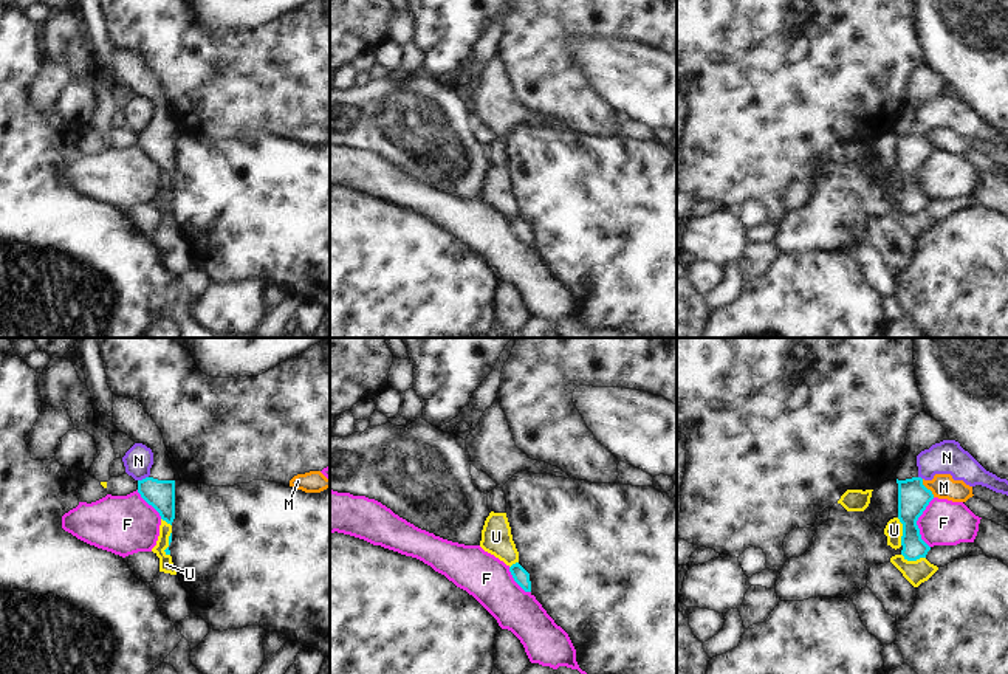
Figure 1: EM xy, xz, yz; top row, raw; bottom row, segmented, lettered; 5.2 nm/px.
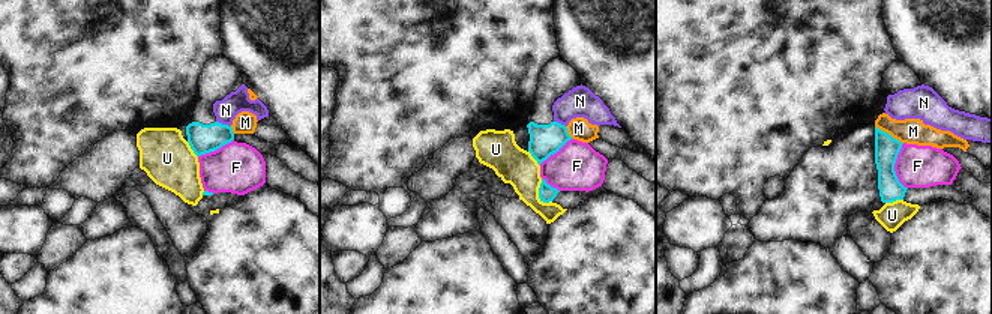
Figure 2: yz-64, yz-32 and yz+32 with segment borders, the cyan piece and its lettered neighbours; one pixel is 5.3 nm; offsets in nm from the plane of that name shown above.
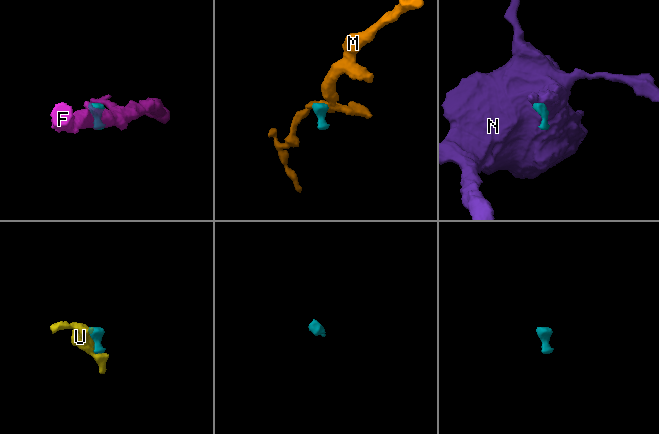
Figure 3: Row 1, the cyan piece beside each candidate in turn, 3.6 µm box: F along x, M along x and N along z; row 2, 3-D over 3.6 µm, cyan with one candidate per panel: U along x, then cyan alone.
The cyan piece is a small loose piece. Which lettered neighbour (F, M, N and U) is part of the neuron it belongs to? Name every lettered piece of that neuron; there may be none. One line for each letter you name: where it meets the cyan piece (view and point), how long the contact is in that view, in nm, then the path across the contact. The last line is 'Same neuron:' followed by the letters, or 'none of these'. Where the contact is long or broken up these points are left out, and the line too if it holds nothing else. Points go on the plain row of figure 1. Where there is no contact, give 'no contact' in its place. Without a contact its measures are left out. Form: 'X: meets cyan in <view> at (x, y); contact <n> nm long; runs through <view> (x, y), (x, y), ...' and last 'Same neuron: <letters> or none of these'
Same neuron: none of these

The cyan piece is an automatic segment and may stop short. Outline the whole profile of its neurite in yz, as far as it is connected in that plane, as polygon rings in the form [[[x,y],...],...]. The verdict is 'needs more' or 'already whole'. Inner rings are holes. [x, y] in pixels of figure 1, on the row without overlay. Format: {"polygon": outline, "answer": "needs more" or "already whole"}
{"polygon": [[[924,64],[910,73],[897,126],[898,172],[903,177],[901,208],[907,214],[926,211],[931,203],[921,192],[917,174],[934,152],[934,147],[918,129],[917,108],[943,93],[949,93],[946,82]]], "answer": "needs more"}

